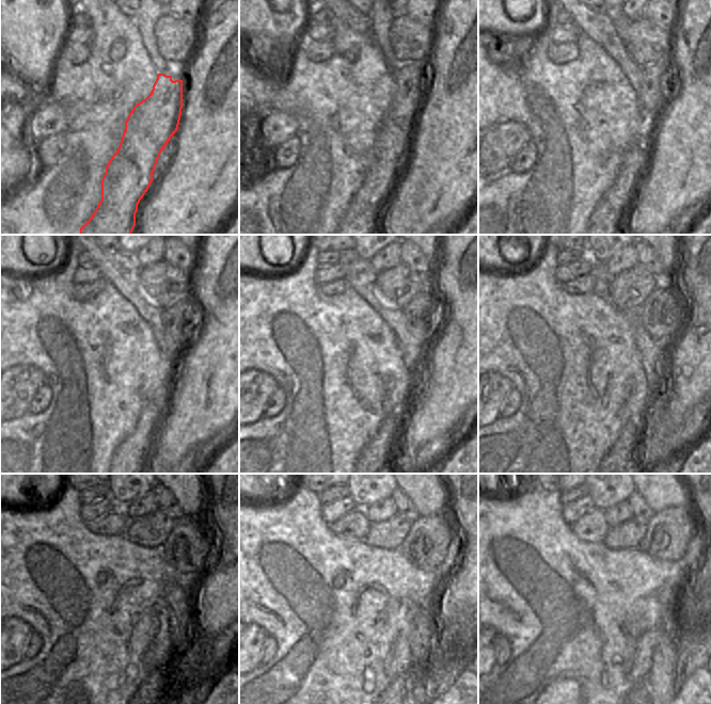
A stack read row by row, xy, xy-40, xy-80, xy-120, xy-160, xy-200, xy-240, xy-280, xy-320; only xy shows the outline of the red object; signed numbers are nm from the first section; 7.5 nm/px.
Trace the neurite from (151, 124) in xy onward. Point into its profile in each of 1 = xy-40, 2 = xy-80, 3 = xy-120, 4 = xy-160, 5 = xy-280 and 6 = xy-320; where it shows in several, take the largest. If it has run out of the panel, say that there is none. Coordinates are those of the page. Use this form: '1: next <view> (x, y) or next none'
1: next xy-40 (393, 134)
2: next xy-80 (607, 212)
3: next xy-120 (131, 451)
4: next xy-160 (377, 451)
5: next xy-280 (399, 689)
6: next xy-320 (640, 690)

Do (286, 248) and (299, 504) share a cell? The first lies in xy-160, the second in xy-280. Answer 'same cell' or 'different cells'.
different cells

